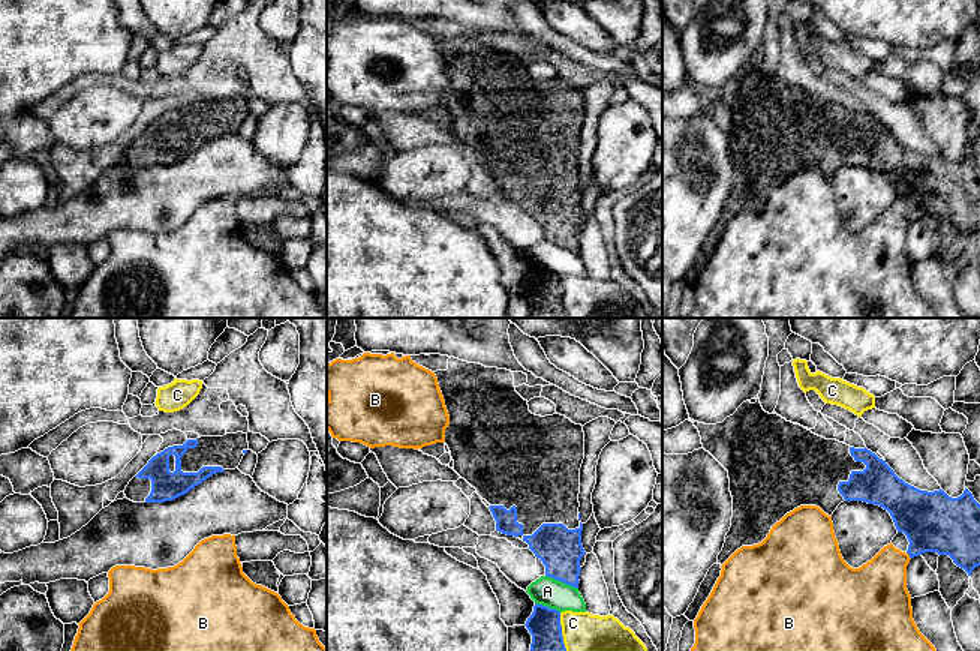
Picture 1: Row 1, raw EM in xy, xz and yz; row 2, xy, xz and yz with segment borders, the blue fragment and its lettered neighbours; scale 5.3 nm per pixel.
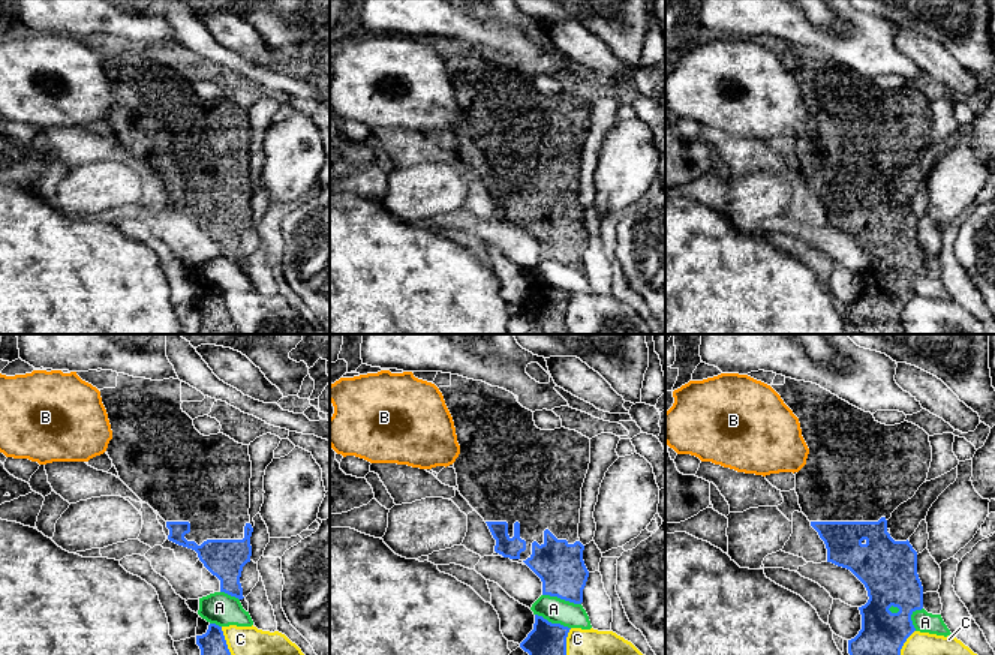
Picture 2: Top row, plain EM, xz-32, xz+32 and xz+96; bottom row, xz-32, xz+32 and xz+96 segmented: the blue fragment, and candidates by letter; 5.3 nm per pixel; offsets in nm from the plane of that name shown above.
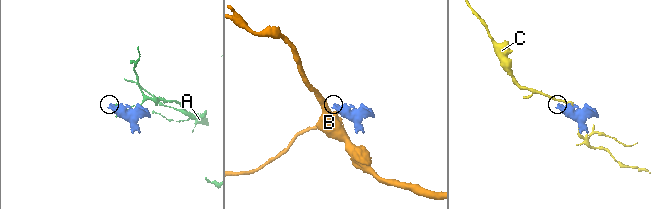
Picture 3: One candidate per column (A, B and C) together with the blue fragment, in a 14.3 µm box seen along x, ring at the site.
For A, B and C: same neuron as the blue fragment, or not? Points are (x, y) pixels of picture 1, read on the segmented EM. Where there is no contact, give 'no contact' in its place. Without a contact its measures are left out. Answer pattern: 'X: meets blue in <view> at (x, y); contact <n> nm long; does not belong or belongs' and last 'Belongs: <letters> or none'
A: meets blue in xz at (562, 581); contact 190 nm long; does not belong
B: meets blue in yz at (908, 554); contact 40 nm long; does not belong
C: meets blue in xz at (561, 632); contact 220 nm long; does not belong
Belongs: none

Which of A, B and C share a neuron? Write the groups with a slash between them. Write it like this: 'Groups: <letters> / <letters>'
Groups: A / B / C

